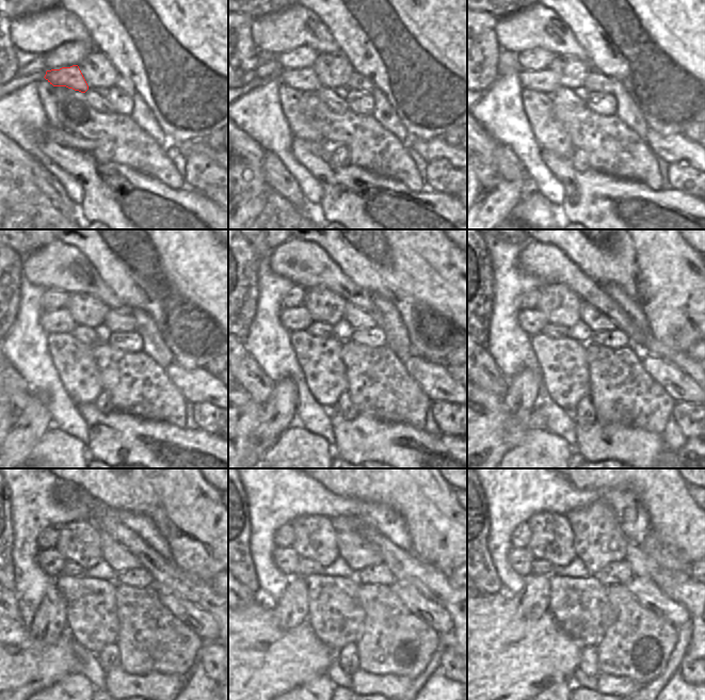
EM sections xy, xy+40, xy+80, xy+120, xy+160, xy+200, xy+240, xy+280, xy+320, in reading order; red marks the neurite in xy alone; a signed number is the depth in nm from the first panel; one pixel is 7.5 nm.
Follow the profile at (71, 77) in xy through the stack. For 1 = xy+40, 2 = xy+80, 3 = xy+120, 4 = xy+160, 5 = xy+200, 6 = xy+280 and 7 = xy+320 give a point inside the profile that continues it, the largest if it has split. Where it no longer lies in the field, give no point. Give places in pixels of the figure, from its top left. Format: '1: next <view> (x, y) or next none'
1: next xy+40 (305, 80)
2: next xy+80 (544, 81)
3: next xy+120 (60, 321)
4: next xy+160 (298, 319)
5: next xy+200 (532, 321)
6: next xy+280 (286, 559)
7: next xy+320 (521, 560)

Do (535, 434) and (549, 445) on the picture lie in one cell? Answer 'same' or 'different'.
same

